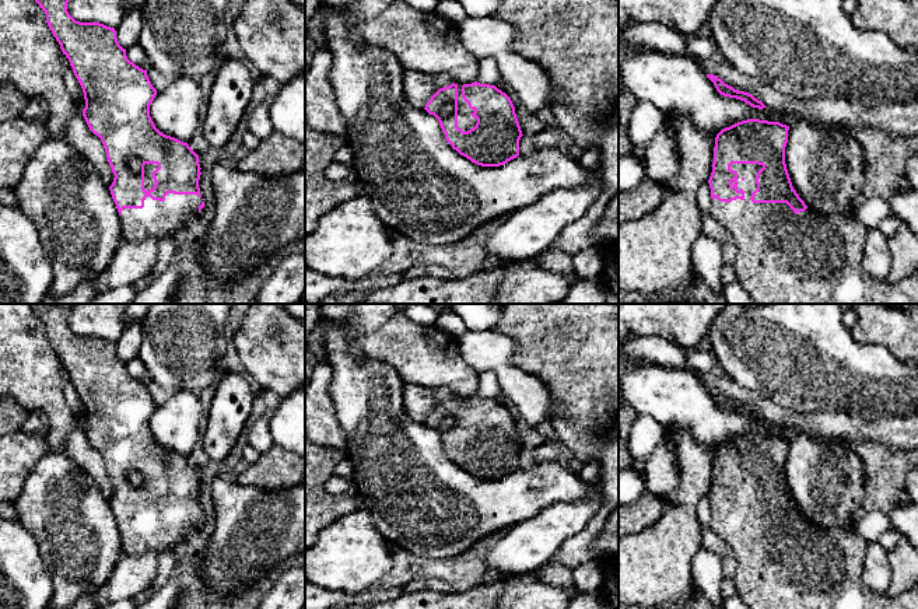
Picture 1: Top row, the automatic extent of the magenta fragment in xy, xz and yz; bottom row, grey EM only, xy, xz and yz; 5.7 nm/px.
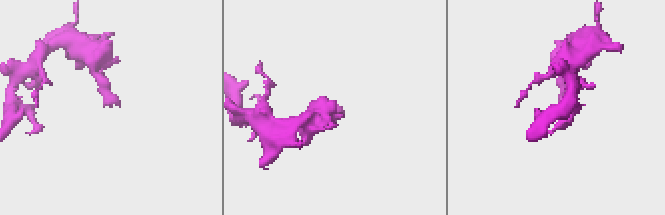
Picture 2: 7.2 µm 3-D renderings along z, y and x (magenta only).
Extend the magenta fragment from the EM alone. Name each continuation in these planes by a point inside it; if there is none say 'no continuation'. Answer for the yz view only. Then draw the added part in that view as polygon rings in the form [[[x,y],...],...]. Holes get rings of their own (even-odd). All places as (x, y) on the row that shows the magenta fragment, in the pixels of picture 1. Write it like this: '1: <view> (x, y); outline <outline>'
1: yz (782, 258); outline [[[732,164],[730,169],[737,172],[737,190],[744,190],[744,199],[736,199],[730,203],[719,202],[716,197],[711,199],[711,216],[730,234],[737,248],[735,262],[736,277],[756,304],[918,304],[918,270],[896,283],[889,283],[887,280],[875,280],[866,274],[865,269],[862,267],[862,252],[868,228],[856,218],[854,211],[845,214],[823,214],[807,207],[805,211],[795,214],[786,203],[753,203],[750,197],[757,189],[754,178],[761,168],[763,165],[758,164]]]

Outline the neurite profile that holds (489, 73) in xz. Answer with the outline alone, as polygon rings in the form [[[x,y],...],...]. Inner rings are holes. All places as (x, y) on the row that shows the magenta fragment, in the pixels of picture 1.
[[[493,57],[479,60],[479,76],[476,78],[480,84],[495,85],[501,80],[498,63]]]

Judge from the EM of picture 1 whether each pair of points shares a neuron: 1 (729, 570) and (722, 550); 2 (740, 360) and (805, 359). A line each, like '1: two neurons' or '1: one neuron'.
1: one neuron
2: one neuron

